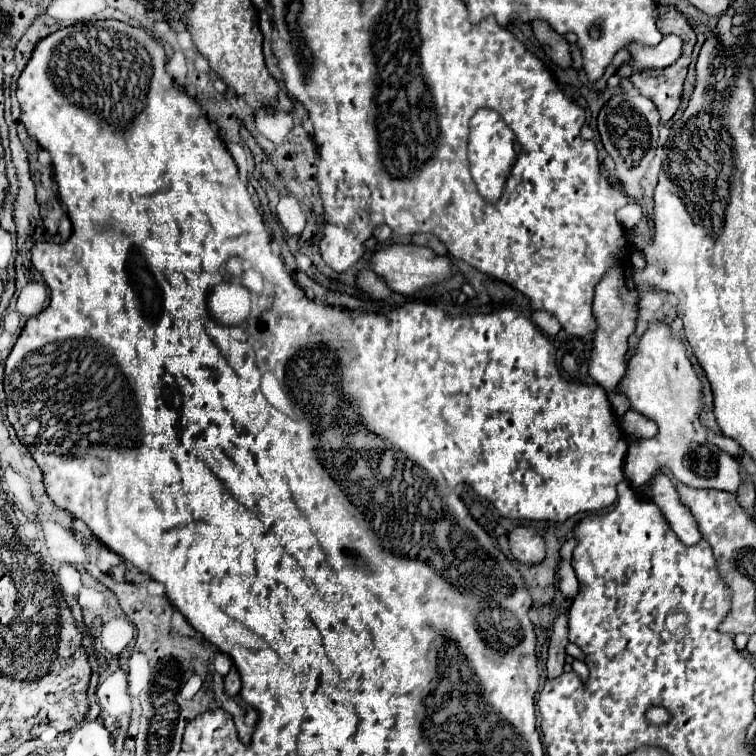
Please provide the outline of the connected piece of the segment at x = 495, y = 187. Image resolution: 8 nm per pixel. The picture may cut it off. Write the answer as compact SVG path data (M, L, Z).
M482 108L470 120L470 140L468 140L468 158L472 168L472 178L478 186L480 196L486 202L498 202L504 190L504 184L510 176L510 170L516 160L514 152L514 132L504 124L498 112Z

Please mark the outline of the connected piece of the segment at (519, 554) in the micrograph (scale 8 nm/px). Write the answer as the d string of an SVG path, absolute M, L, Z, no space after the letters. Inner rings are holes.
M531 527L514 528L508 534L510 552L522 564L540 564L546 556L546 546L541 535Z

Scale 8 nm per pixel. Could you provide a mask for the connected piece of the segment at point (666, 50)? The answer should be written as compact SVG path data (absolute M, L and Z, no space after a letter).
M666 34L664 40L658 46L628 46L630 54L632 54L632 62L624 64L618 74L628 78L634 70L640 68L662 68L662 66L670 66L680 58L680 50L682 50L682 38L678 38L676 34Z

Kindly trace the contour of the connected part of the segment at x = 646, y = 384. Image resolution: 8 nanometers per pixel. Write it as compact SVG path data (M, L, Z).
M666 320L660 322L652 322L646 330L646 334L640 338L638 342L638 350L634 356L630 356L628 360L628 372L626 378L620 382L620 392L626 394L626 398L630 400L632 410L652 418L658 424L658 434L650 440L642 440L636 442L634 446L630 446L628 456L626 456L626 464L624 464L624 476L626 480L634 486L646 486L652 478L652 474L658 468L668 468L682 484L692 486L692 488L714 488L714 490L726 490L726 492L736 492L742 478L740 478L740 468L738 462L724 450L714 448L708 438L706 438L706 428L700 422L698 410L702 406L702 394L700 394L700 382L694 374L694 368L690 364L690 360L686 358L686 350L684 350L684 342L680 338L674 336L670 324Z

